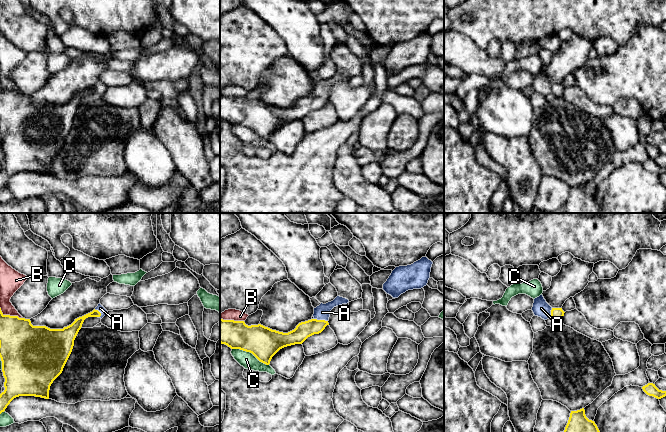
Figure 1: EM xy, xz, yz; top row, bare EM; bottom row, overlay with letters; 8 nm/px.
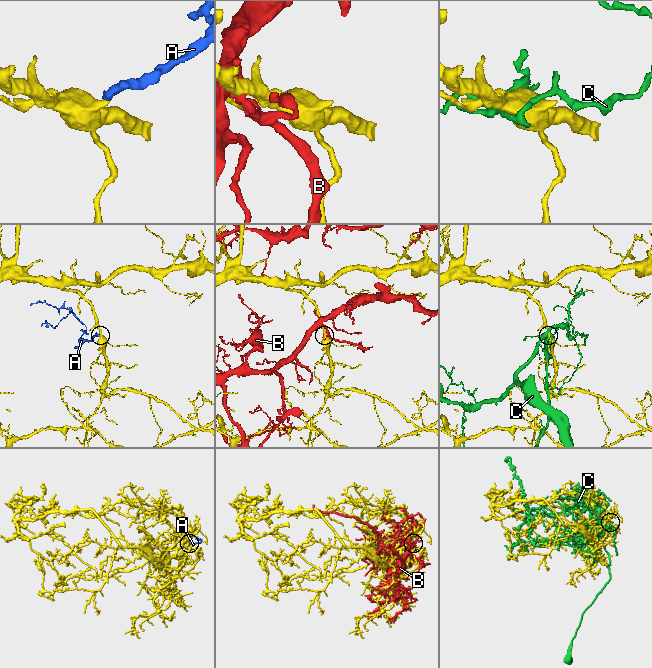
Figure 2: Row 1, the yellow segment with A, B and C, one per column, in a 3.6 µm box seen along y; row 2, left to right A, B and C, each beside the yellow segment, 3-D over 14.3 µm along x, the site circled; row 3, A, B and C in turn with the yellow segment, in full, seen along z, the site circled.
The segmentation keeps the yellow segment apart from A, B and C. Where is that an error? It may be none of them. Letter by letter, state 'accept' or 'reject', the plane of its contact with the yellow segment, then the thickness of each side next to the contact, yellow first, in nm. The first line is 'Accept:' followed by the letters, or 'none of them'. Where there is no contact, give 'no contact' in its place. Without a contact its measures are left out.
Accept: A
A: accept; meets yellow in xz; 140 nm thick on the yellow side, 130 nm on the other
B: reject; meets yellow in xy; 340 nm thick on the yellow side, 160 nm on the other
C: reject; meets yellow in xz; 260 nm thick on the yellow side, 130 nm on the other

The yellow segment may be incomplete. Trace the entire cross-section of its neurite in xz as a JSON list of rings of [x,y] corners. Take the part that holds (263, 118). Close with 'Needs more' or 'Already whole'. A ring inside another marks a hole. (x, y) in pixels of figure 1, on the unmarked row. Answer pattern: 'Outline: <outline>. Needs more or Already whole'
Outline: [[[337,72],[333,77],[321,79],[314,84],[313,95],[299,99],[296,104],[288,109],[279,108],[261,100],[248,102],[244,97],[223,96],[220,94],[220,119],[231,125],[240,125],[252,129],[260,138],[269,141],[272,133],[282,124],[302,120],[308,113],[321,109],[329,101],[331,86],[339,81],[347,80],[349,76]]]. Needs more

